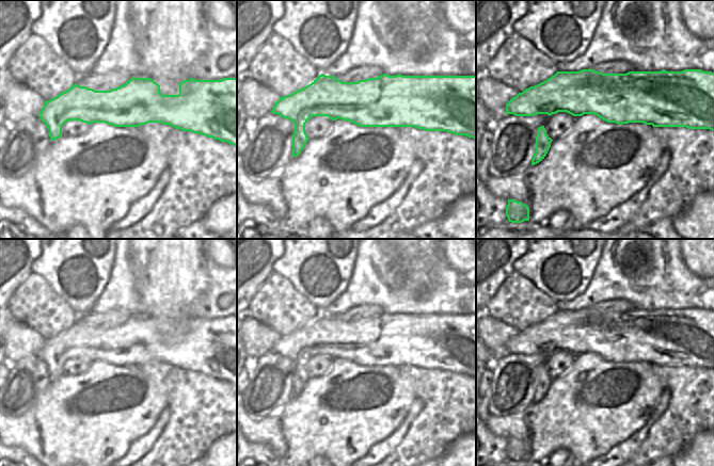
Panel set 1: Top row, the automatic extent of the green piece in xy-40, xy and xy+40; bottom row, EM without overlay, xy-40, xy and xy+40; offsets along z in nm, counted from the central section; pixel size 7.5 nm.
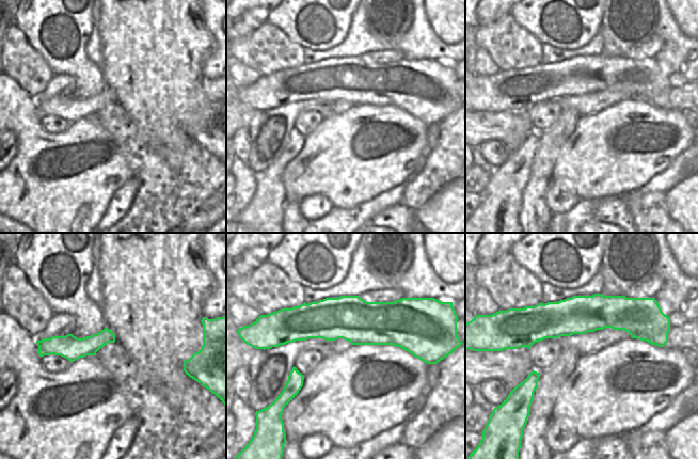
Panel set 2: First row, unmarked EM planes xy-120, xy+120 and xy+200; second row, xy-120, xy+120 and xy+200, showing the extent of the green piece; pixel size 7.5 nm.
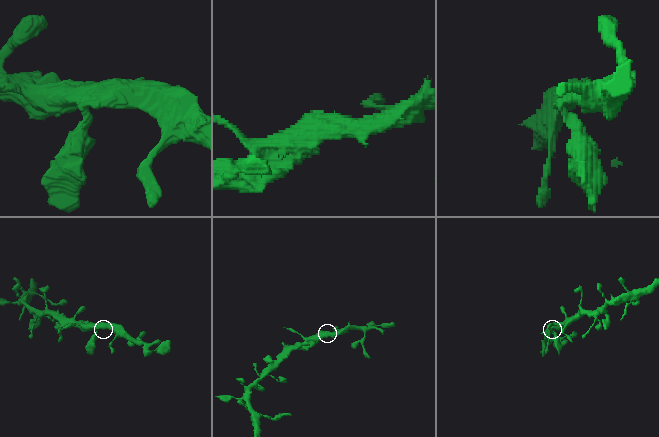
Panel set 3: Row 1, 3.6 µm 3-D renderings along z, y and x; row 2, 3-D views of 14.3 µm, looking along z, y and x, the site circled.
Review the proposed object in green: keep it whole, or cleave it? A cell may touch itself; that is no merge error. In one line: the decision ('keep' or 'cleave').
keep

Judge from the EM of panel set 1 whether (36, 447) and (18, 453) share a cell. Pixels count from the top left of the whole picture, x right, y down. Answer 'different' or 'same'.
different

